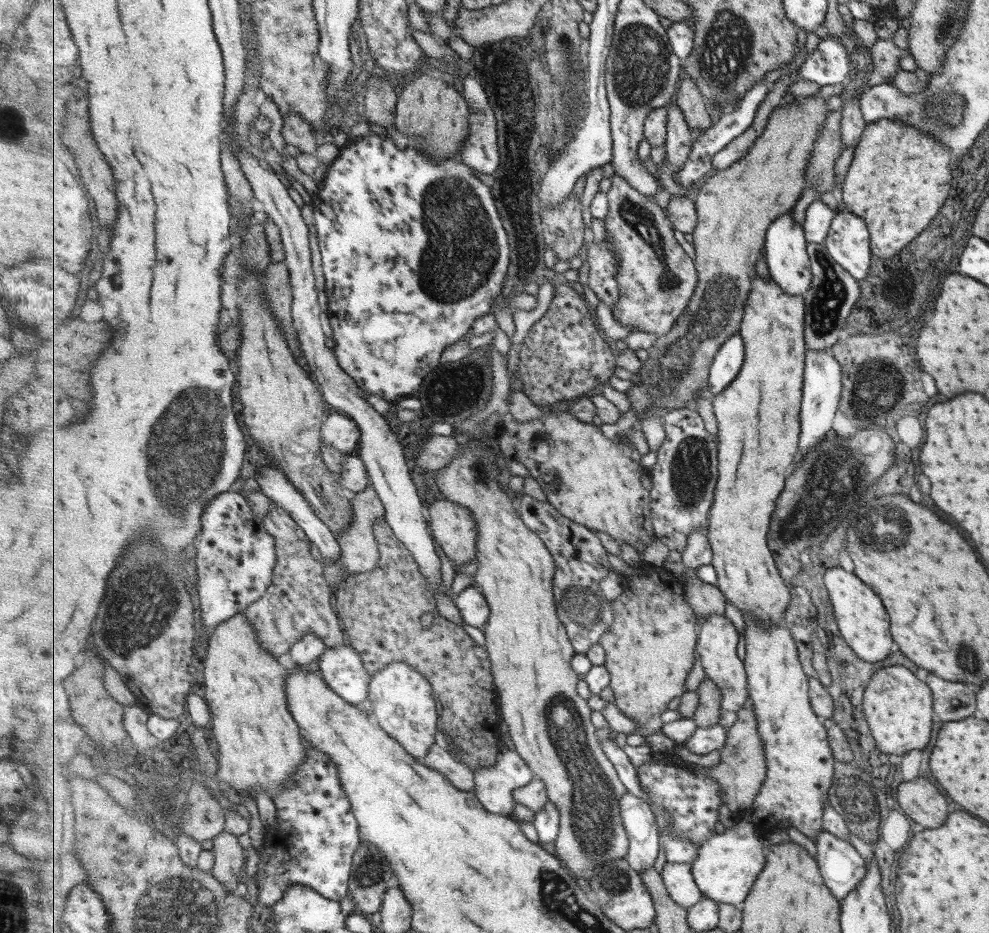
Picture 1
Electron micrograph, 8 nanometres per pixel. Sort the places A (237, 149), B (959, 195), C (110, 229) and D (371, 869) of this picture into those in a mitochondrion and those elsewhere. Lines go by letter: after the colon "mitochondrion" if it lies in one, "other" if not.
A: other
B: other
C: other
D: mitochondrion

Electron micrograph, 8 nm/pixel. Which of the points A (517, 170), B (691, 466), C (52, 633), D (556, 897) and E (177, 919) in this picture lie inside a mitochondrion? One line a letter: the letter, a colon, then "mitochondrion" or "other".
A: mitochondrion
B: mitochondrion
C: other
D: mitochondrion
E: mitochondrion

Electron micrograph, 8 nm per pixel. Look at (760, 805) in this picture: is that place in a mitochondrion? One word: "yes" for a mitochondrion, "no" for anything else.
no

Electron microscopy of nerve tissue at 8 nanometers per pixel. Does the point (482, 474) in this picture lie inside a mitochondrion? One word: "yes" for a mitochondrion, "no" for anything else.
yes

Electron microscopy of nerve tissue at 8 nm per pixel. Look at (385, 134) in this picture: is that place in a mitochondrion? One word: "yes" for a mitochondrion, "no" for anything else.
no

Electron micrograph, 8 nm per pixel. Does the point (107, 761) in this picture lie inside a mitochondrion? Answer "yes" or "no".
no

